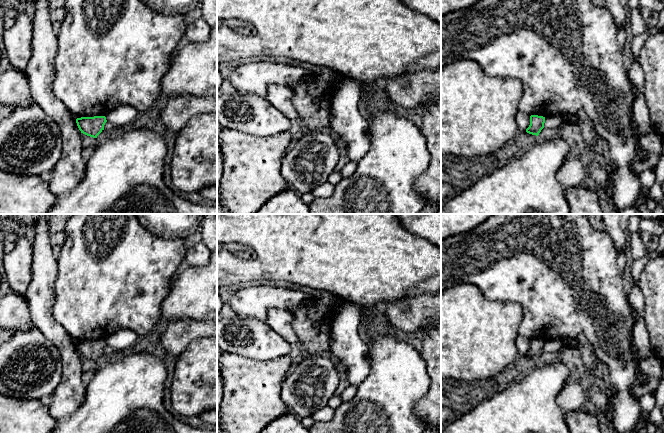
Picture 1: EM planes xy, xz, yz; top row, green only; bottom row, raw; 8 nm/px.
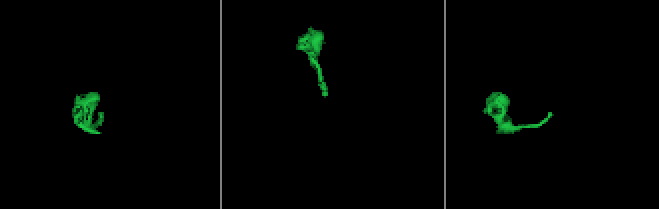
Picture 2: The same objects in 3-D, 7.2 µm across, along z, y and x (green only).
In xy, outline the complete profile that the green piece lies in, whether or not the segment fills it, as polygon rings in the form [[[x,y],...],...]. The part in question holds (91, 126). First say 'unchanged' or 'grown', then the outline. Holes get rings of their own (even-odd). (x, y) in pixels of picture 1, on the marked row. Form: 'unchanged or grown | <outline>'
unchanged | [[[105,116],[81,117],[76,119],[77,126],[81,133],[93,138],[97,138],[104,130],[106,122]]]

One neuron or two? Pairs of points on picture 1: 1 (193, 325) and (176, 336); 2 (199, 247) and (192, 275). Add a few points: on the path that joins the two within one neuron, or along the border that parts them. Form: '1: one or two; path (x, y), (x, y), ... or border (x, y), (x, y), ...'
1: one; path (189, 329), (180, 333)
2: two; border (206, 264), (202, 266), (189, 266)

